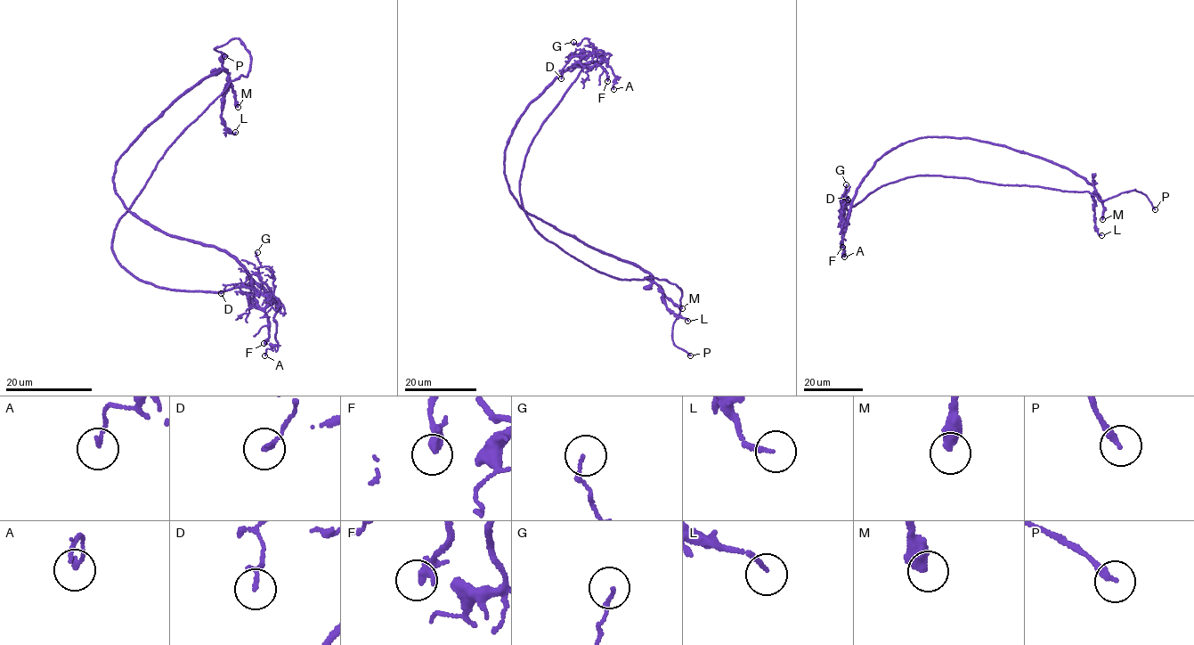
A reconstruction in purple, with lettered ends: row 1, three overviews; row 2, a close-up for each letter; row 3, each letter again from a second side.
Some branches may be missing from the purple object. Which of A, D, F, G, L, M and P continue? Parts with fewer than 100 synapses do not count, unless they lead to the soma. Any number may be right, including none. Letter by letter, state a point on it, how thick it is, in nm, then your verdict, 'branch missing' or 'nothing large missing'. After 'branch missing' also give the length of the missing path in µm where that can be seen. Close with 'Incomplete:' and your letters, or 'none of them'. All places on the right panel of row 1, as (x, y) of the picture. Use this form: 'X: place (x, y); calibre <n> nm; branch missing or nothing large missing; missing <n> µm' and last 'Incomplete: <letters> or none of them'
A: place (844, 257); calibre 120 nm; nothing large missing
D: place (848, 200); calibre 140 nm; nothing large missing
F: place (842, 247); calibre 280 nm; nothing large missing
G: place (846, 184); calibre 100 nm; nothing large missing
L: place (1101, 235); calibre 150 nm; nothing large missing
M: place (1102, 219); calibre 460 nm; nothing large missing
P: place (1155, 209); calibre 240 nm; branch missing; missing 10 µm
Incomplete: P

